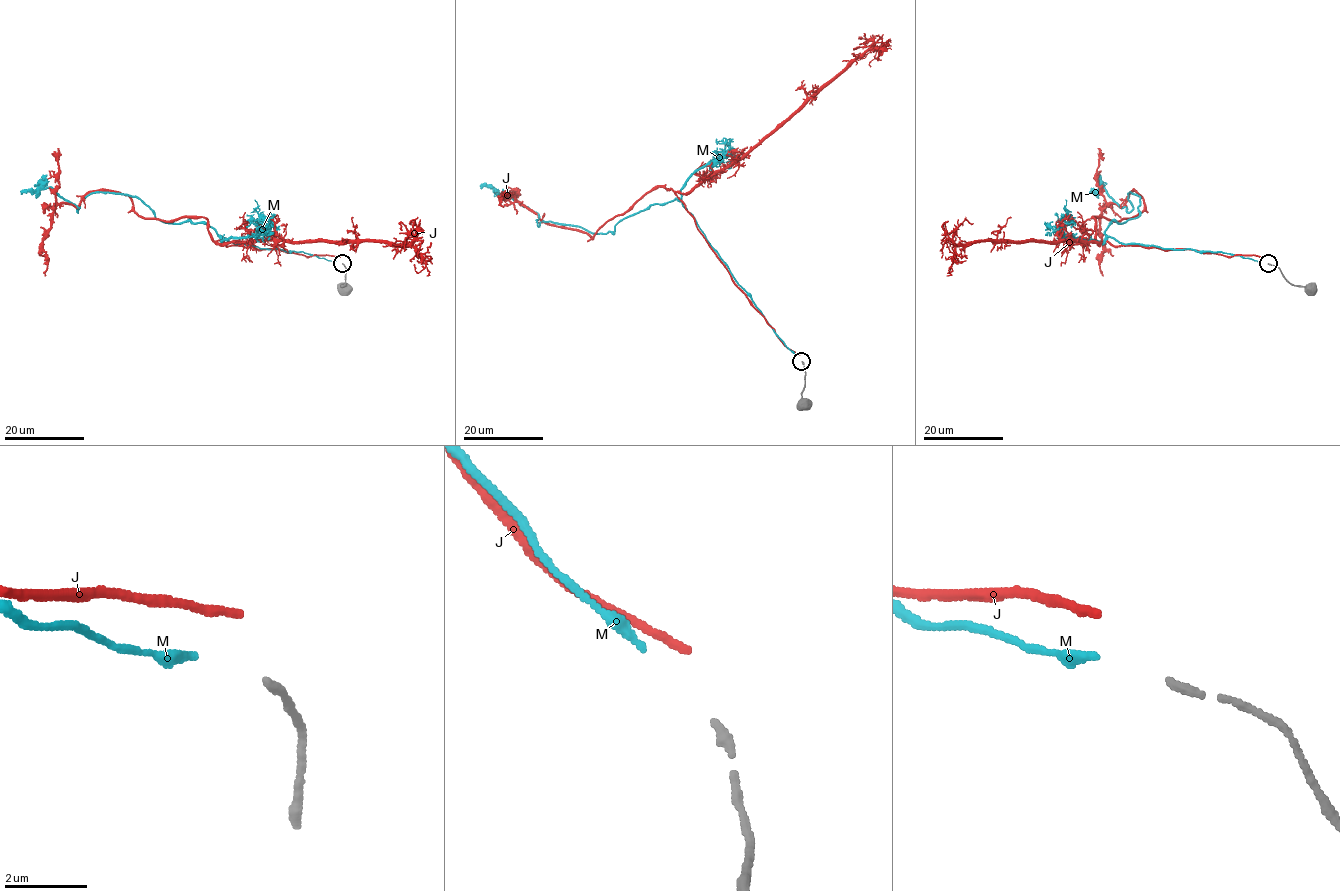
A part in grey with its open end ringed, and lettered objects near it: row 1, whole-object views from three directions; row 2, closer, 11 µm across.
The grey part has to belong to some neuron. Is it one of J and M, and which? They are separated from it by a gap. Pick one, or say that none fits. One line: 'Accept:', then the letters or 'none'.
Accept: M

